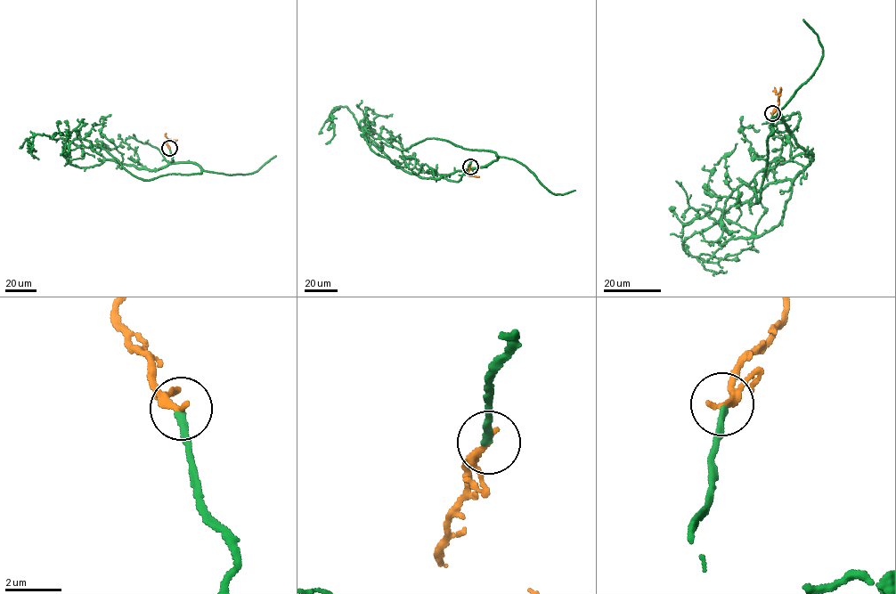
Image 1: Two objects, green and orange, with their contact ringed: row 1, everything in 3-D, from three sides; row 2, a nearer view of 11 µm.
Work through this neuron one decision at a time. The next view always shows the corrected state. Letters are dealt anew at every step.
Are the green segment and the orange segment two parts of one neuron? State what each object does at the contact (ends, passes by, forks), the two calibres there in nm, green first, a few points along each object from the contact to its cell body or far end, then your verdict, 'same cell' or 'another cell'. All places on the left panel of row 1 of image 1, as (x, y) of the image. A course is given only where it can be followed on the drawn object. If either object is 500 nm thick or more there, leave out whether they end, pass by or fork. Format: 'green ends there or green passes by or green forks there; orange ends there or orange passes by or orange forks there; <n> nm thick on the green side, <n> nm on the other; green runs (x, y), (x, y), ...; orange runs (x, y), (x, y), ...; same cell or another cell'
green ends there; orange passes by; 200 nm thick on the green side, 160 nm on the other; green runs (169, 149), (173, 163), (193, 162), (201, 173), (134, 176), (101, 146), (117, 149), (100, 121); orange runs (169, 148), (166, 142), (171, 140), (166, 133); same cell

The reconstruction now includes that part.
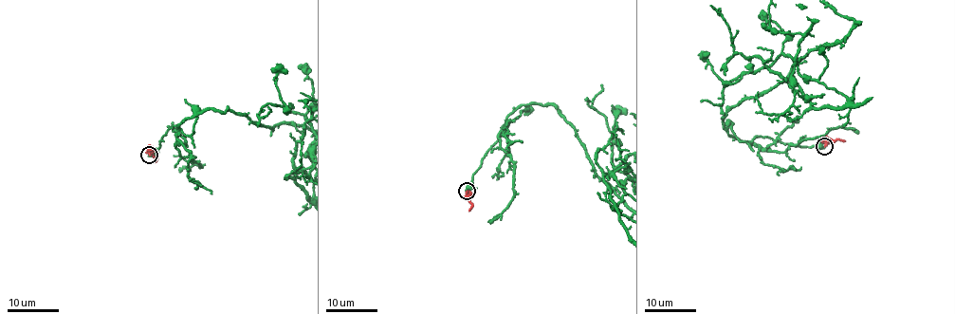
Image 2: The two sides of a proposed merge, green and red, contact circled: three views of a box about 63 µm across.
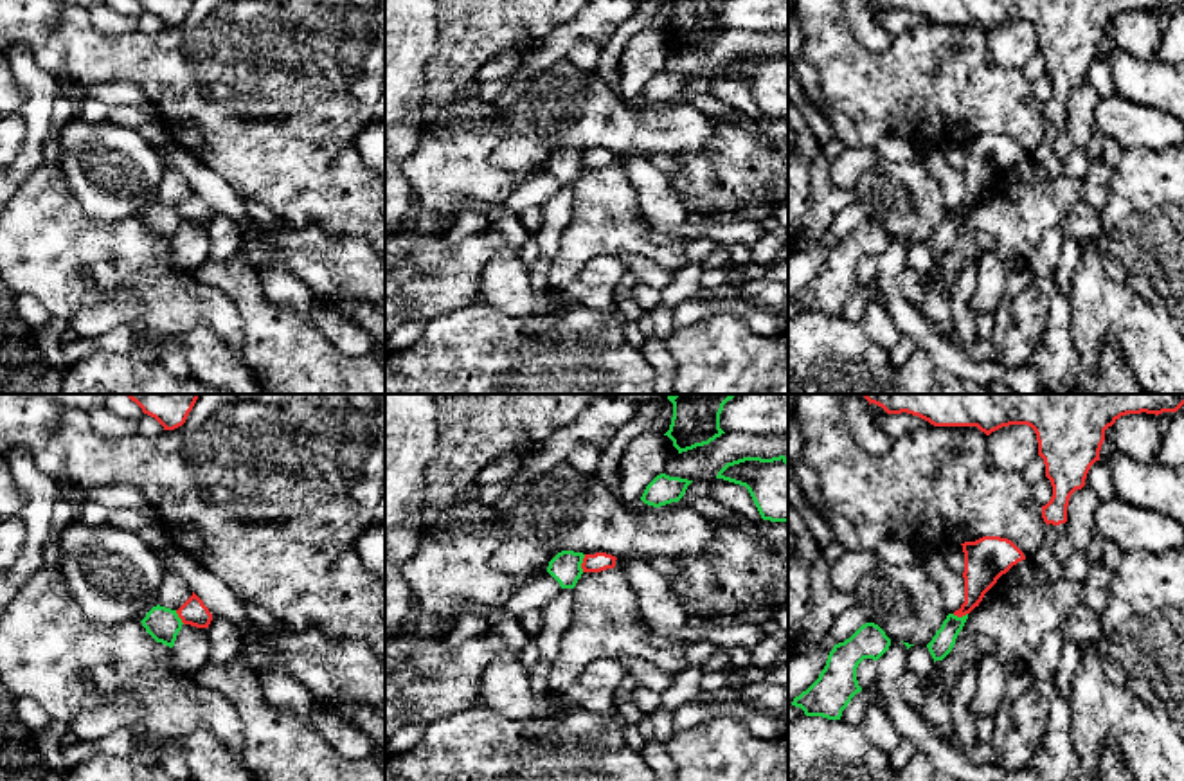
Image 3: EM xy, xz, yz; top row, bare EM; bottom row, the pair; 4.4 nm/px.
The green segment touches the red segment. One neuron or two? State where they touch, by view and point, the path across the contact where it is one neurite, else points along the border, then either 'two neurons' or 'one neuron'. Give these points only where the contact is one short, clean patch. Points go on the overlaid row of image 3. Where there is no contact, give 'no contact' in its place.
contact xz (582, 562); border xz (585, 555), (582, 571); two neurons

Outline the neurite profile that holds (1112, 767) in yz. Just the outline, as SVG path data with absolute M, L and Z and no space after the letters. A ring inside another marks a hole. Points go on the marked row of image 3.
M1107 747L1099 759L1098 781L1135 781L1125 765L1121 754L1114 747Z

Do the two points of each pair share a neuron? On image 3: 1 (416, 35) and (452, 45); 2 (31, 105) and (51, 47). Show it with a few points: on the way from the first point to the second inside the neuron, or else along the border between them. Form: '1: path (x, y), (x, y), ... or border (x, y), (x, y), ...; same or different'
1: border (438, 18), (438, 51), (427, 63), (425, 81); different
2: border (18, 42), (24, 42), (36, 62), (58, 78); different

